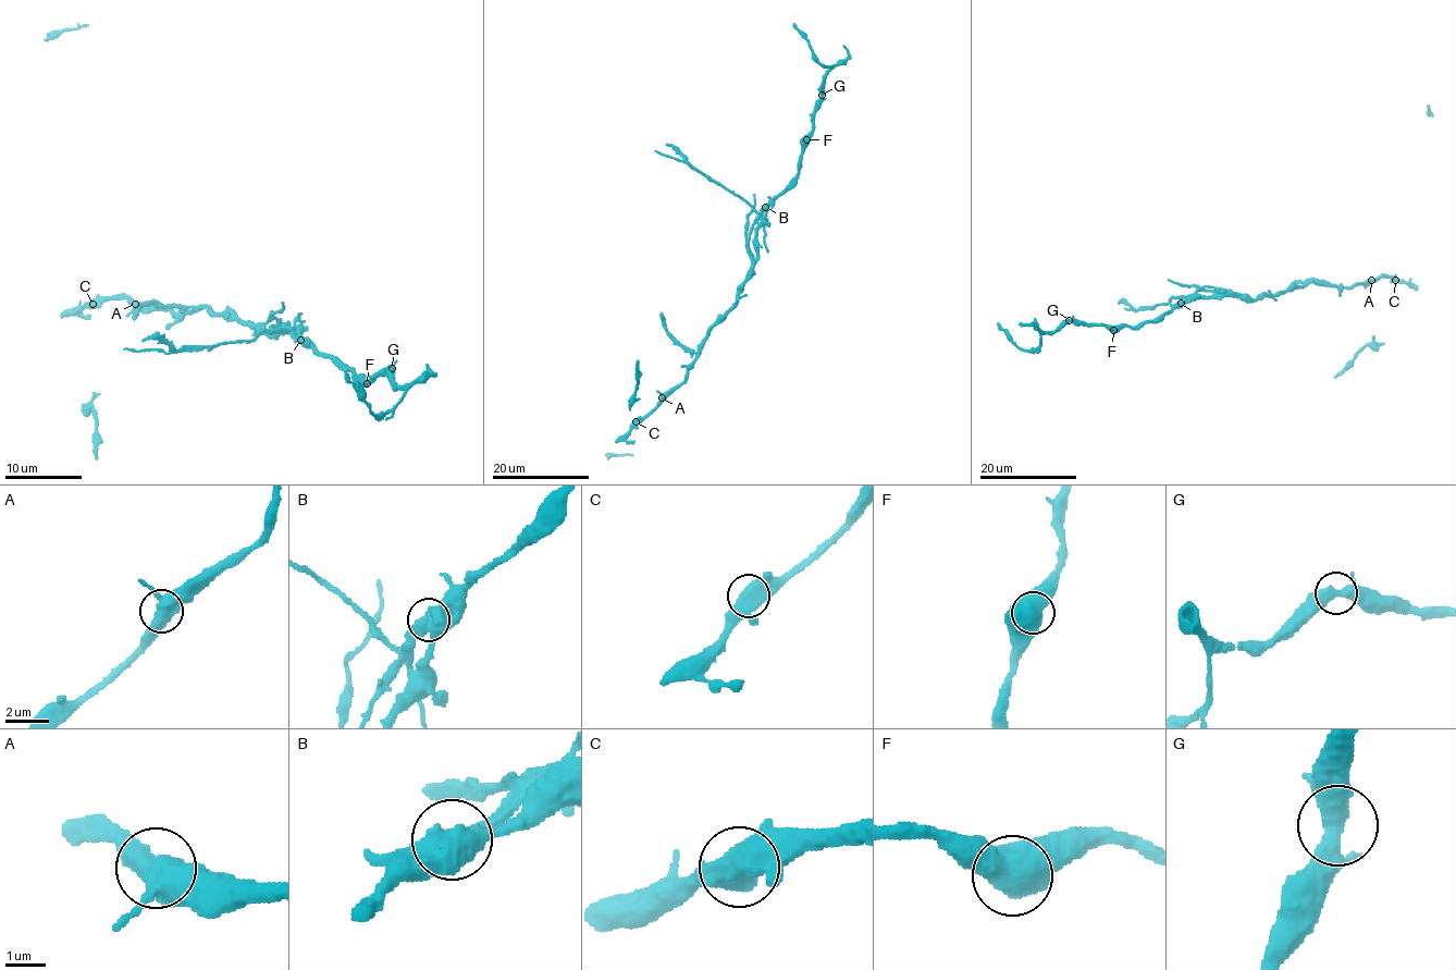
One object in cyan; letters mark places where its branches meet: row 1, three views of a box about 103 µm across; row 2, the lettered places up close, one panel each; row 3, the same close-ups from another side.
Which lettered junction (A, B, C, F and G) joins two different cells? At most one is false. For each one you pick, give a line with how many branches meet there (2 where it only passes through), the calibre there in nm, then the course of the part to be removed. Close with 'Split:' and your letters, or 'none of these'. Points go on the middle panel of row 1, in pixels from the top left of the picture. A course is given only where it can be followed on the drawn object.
B: 3 branches meet; 600 nm thick; foreign part runs (766, 207), (757, 212), (735, 193), (686, 163), (654, 150)
Split: B

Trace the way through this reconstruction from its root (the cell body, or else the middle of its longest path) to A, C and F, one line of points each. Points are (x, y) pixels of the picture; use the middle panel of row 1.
A: (733, 305), (710, 330), (687, 377), (662, 397)
C: (733, 305), (710, 330), (687, 377), (636, 421)
F: (733, 305), (738, 287), (757, 256), (757, 225), (766, 208), (796, 176), (806, 139)

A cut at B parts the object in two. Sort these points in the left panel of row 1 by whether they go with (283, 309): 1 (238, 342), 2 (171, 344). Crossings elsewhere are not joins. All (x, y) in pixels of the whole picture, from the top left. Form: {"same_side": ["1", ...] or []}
{"same_side": ["1", "2"]}

